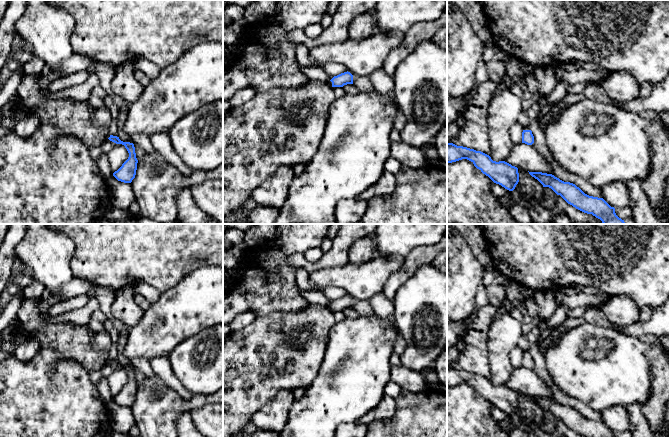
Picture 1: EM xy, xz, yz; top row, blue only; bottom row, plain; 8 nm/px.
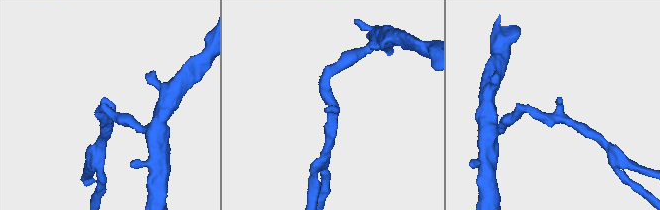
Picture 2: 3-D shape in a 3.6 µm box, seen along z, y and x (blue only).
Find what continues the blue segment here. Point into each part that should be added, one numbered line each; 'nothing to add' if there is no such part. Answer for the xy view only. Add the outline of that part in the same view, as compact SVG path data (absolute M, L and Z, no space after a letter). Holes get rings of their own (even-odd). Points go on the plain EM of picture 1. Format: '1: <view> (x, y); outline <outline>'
1: xy (101, 342); outline M107 330L95 333L91 341L92 348L105 355L107 363L110 361L110 350L112 348L112 339Z

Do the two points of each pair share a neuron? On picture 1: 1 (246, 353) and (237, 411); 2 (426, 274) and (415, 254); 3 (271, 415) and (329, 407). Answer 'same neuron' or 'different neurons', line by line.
1: same neuron
2: different neurons
3: different neurons

